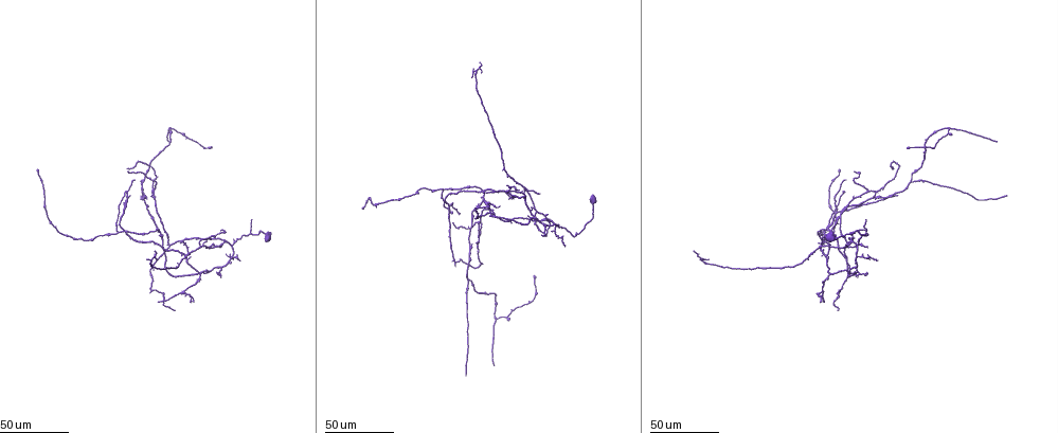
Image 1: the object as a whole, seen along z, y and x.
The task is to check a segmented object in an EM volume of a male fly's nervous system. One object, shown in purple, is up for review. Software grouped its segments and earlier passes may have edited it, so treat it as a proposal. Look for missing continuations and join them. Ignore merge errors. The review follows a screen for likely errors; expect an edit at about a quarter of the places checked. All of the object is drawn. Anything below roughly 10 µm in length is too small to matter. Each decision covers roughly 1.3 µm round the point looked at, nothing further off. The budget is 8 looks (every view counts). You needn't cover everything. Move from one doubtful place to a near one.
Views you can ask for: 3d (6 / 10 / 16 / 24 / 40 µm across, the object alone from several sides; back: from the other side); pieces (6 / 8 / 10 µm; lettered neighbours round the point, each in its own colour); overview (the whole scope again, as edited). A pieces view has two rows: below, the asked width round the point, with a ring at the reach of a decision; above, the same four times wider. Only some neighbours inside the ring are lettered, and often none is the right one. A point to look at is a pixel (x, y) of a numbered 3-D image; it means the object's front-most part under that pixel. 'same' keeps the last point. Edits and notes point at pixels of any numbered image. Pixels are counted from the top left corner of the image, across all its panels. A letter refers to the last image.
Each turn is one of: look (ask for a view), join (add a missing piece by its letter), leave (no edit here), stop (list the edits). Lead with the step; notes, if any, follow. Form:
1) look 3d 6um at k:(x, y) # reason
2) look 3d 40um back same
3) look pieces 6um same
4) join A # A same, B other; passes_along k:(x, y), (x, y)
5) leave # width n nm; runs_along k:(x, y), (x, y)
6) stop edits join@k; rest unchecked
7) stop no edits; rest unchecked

look 3d 24um at 1:(998, 140) # long arm stops here

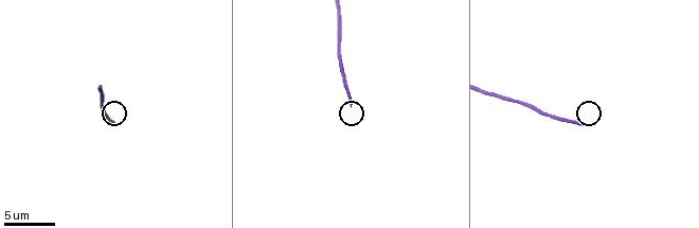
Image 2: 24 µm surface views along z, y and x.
look pieces 8um at 2:(349, 103)

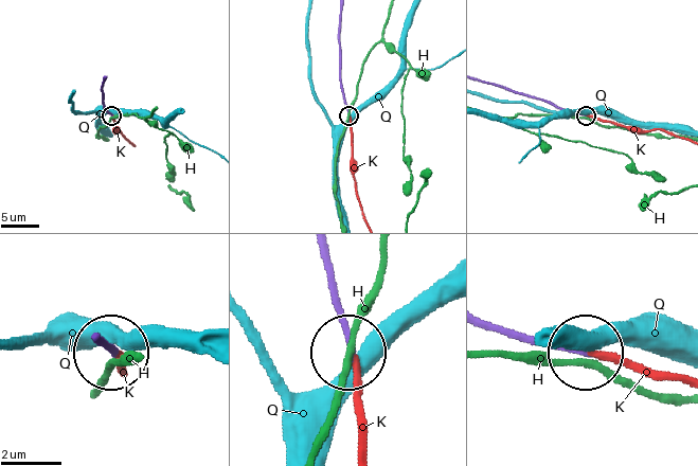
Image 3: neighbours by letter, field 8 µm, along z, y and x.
join K # H other, K same, Q other; passes_along 3:(333, 280), (353, 354), (360, 452); it goes on there

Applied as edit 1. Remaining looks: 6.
look 3d 40um at 1:(465, 374)

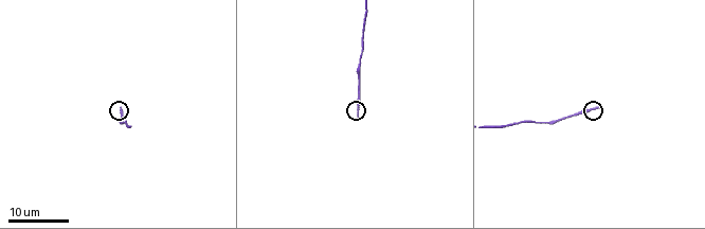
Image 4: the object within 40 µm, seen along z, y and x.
look pieces 6um at 4:(356, 116)

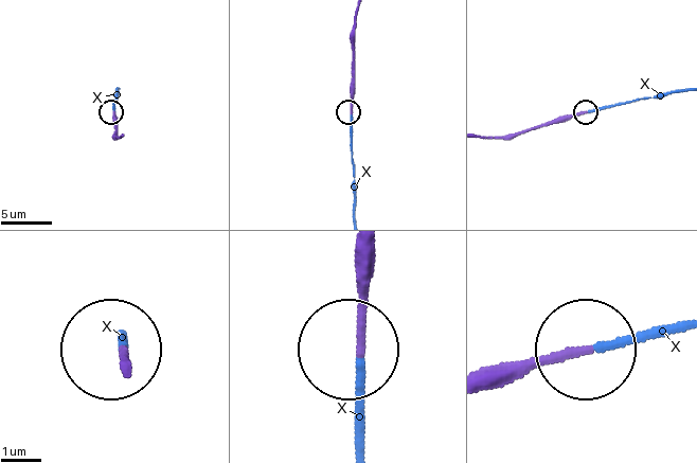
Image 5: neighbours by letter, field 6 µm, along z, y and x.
join X # X same; passes_along 5:(560, 121), (589, 110), (686, 90); it goes on there

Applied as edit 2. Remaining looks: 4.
look overview

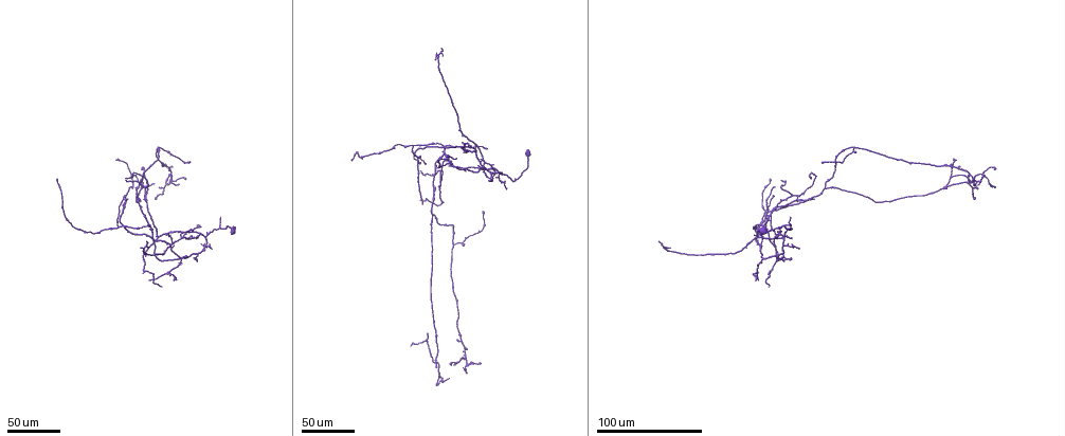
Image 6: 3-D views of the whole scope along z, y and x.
look 3d 24um at 6:(421, 203) # free end

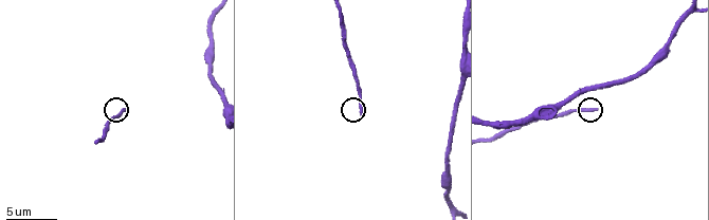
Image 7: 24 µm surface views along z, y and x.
look pieces 8um at 7:(595, 108)

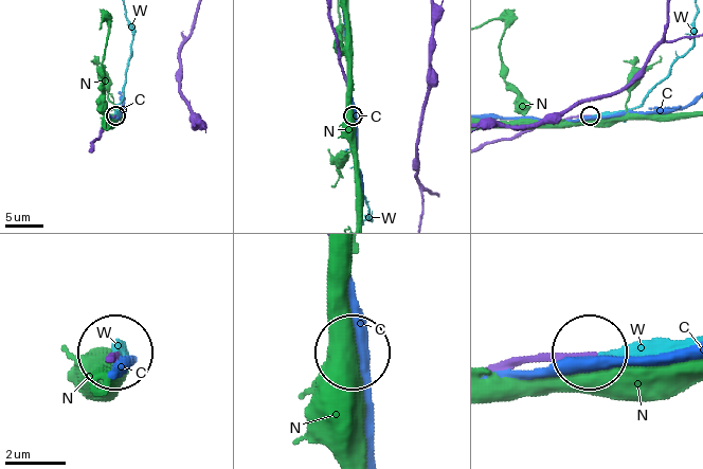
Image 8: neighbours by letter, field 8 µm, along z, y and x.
join W # width 220 nm; C other, N other, W same; passes_along 8:(571, 118), (614, 114), (635, 108), (690, 49); it goes on there

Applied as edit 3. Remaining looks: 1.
stop edits join@3, join@5, join@8; rest unchecked

